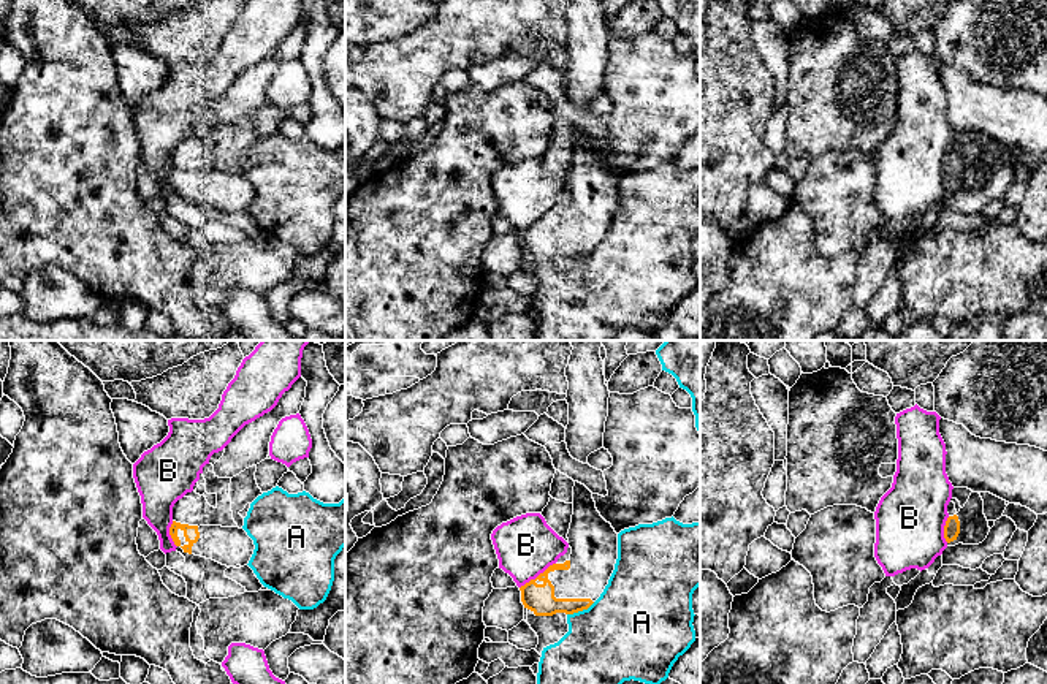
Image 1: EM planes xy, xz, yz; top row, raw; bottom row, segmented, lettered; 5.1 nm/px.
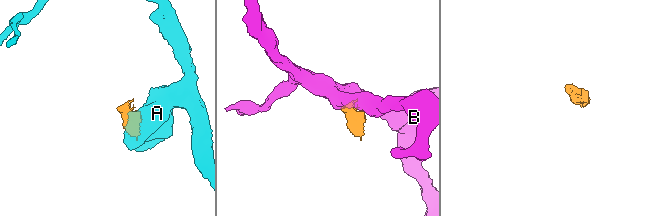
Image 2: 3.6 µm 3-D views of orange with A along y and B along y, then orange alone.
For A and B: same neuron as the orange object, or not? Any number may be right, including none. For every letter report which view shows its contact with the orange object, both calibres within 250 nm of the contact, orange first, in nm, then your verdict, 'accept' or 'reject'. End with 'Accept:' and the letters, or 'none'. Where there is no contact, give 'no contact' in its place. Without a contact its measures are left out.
A: xz | 150/440 nm | reject
B: xz | 150/300 nm | reject
Accept: none

